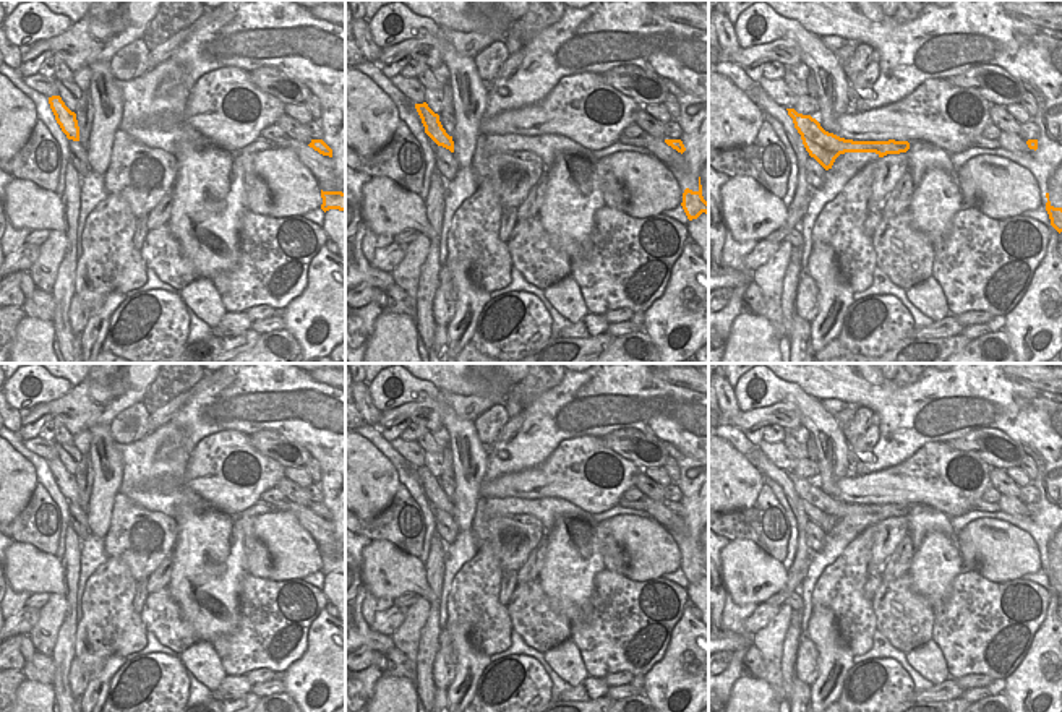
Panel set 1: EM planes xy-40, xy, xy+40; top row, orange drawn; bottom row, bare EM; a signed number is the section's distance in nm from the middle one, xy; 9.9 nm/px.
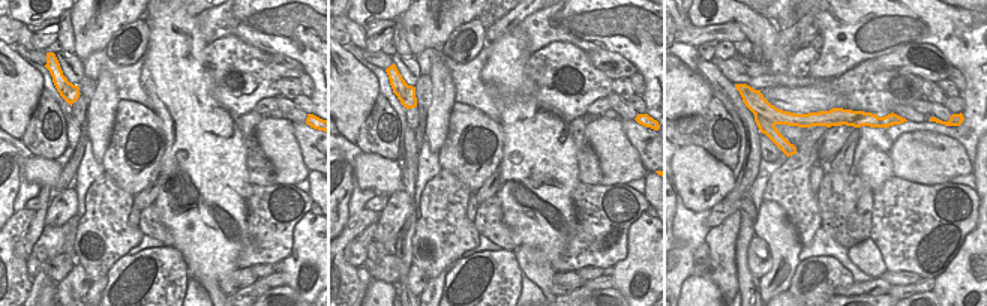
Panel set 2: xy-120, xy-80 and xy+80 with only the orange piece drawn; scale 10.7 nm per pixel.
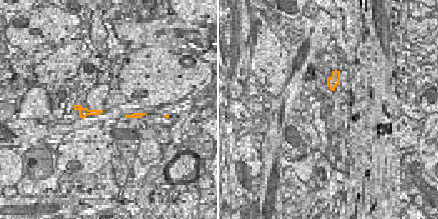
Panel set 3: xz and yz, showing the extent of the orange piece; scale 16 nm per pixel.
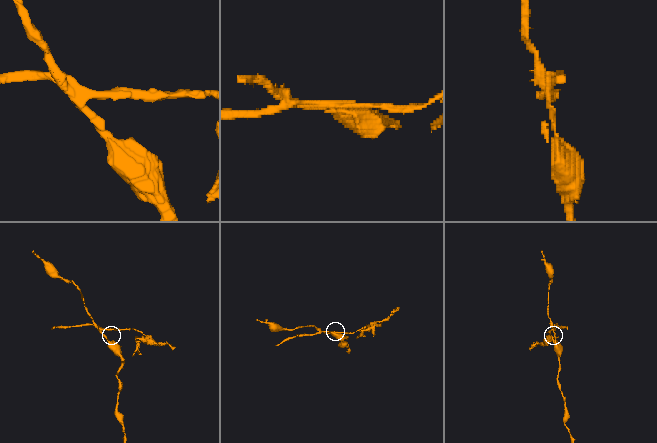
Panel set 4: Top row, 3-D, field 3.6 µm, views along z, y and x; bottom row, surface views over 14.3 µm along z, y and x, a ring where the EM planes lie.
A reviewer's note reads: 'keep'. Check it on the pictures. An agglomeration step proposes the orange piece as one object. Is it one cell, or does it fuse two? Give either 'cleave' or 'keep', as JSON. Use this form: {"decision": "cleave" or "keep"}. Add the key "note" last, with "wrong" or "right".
{"decision": "cleave", "note": "wrong"}

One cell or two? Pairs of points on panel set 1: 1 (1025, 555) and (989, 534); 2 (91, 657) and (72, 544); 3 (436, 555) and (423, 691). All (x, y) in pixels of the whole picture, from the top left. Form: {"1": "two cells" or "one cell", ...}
{"1": "one cell", "2": "two cells", "3": "one cell"}

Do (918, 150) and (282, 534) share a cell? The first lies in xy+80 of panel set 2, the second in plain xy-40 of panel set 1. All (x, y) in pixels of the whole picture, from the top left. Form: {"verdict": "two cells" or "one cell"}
{"verdict": "one cell"}

